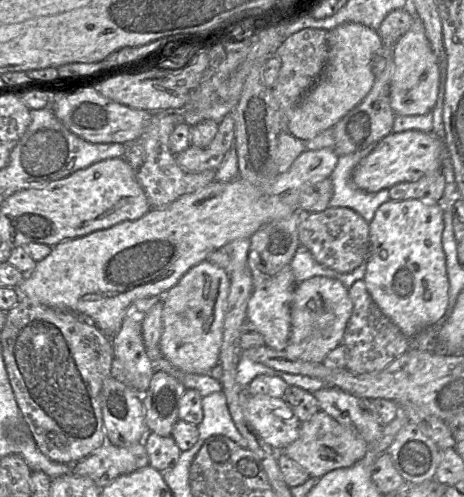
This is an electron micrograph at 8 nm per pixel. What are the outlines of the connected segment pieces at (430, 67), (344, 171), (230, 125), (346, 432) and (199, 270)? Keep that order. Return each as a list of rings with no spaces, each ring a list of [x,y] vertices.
[[[415,15],[410,29],[397,41],[394,47],[394,71],[390,88],[390,105],[396,115],[422,115],[434,108],[440,85],[438,58],[434,54],[425,28],[419,16]]]
[[[377,143],[355,153],[341,155],[329,177],[333,183],[334,193],[329,207],[347,207],[359,213],[368,223],[372,221],[376,210],[390,200],[389,189],[367,192],[357,188],[352,182],[355,167],[367,157]]]
[[[229,113],[218,124],[217,134],[207,147],[190,145],[176,155],[176,160],[180,167],[189,173],[217,171],[233,147],[235,147],[235,120]]]
[[[318,411],[309,420],[300,423],[298,438],[278,452],[295,461],[311,478],[319,479],[331,471],[354,465],[365,456],[367,448],[368,443],[352,428]]]
[[[208,259],[189,269],[163,296],[160,356],[173,367],[192,374],[210,374],[219,364],[226,302],[230,288],[228,273]]]

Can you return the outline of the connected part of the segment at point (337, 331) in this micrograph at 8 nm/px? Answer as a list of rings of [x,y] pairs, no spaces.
[[[316,276],[298,283],[291,303],[291,333],[284,352],[293,360],[323,362],[326,355],[342,343],[352,311],[349,288],[341,281]]]

